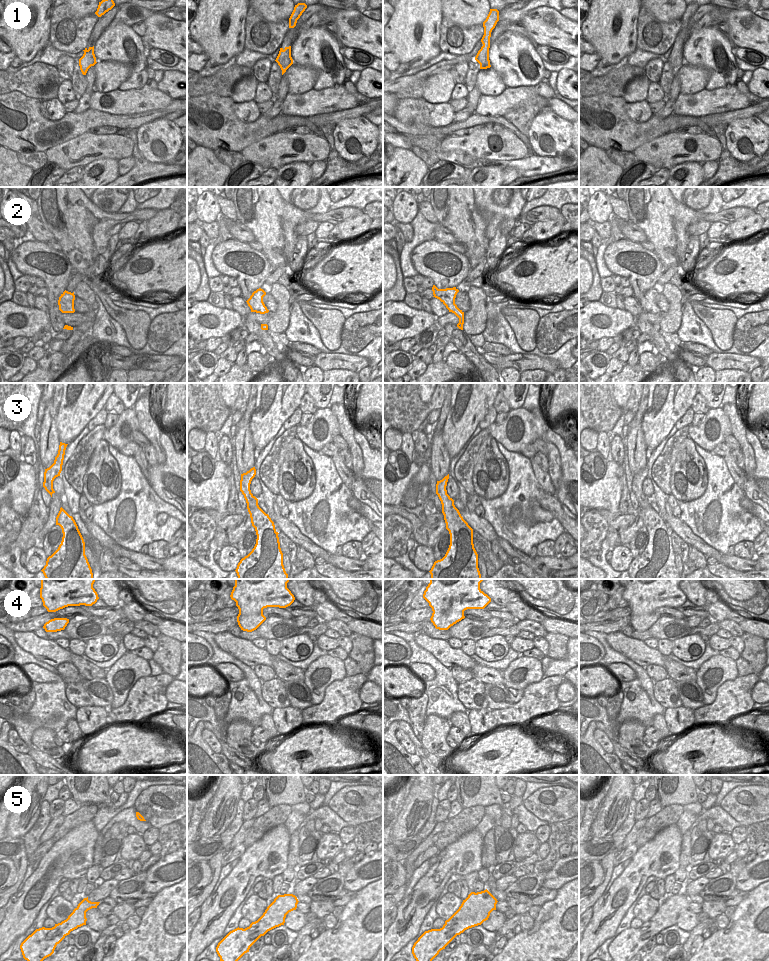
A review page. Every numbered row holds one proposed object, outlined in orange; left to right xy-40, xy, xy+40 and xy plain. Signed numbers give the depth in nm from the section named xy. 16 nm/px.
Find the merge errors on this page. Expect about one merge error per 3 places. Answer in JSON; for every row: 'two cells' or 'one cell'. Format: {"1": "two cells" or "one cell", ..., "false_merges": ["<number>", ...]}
{"1": "two cells", "2": "one cell", "3": "one cell", "4": "one cell", "5": "one cell", "false_merges": ["1"]}

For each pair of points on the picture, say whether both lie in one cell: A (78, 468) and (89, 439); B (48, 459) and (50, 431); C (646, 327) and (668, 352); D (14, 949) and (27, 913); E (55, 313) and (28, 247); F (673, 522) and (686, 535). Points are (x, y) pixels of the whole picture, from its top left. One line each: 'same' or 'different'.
A: same
B: same
C: same
D: different
E: same
F: same

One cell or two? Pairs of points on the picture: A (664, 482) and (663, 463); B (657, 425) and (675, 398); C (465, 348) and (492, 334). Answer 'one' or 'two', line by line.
A: one
B: one
C: two

